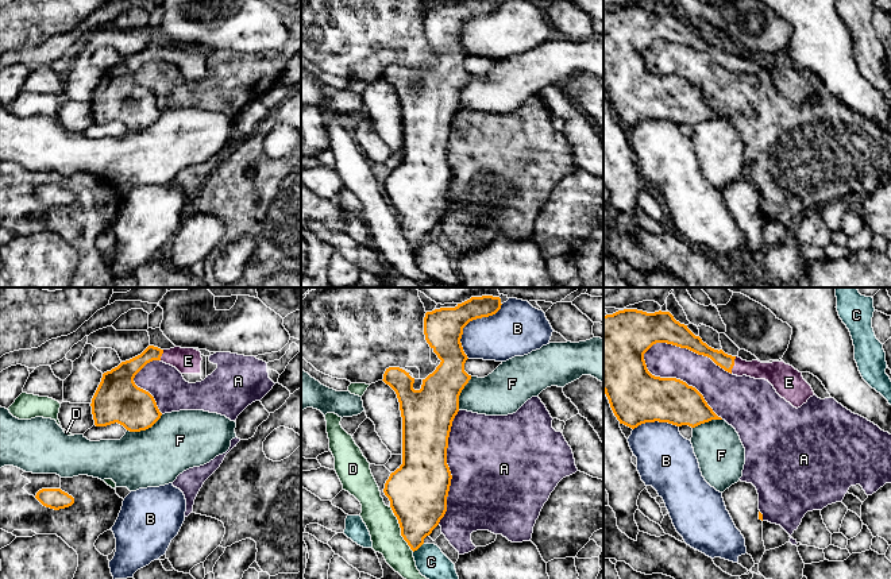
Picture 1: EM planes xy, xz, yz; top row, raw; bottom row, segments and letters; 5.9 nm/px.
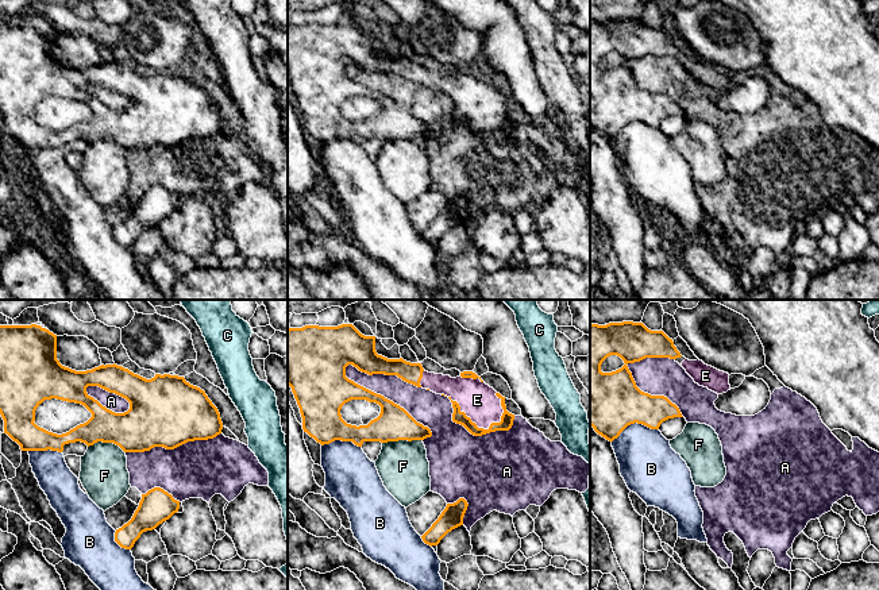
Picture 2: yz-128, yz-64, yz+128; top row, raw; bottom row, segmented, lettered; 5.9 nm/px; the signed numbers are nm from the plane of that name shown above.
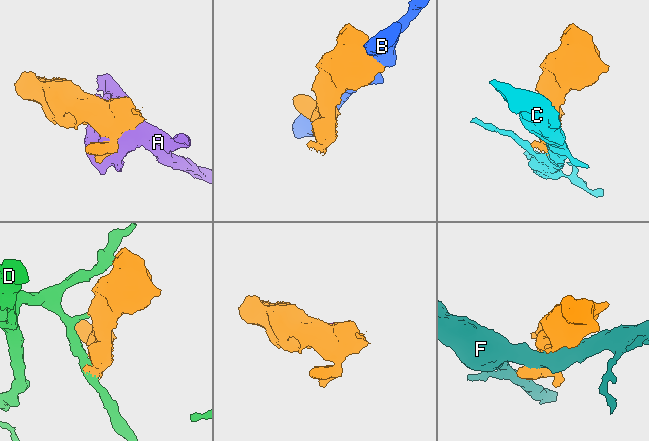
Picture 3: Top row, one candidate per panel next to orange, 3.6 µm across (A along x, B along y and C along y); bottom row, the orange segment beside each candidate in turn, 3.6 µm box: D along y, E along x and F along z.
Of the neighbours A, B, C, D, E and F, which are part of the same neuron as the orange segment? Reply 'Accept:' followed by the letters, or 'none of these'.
Accept: E

